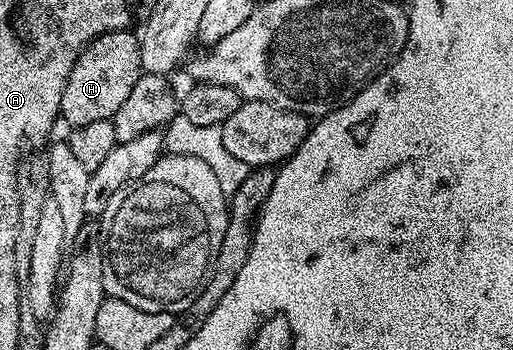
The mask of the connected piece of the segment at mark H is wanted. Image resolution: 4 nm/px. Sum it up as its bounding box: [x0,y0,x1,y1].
[59,30,141,128]

